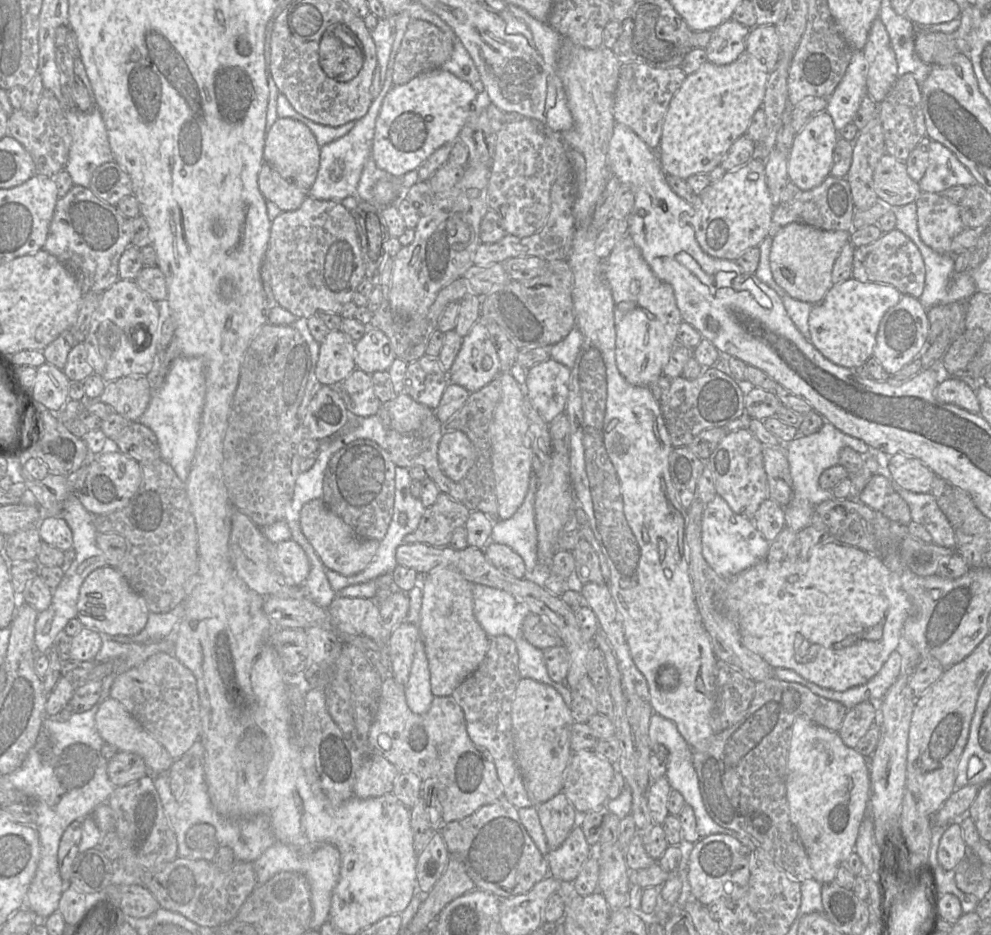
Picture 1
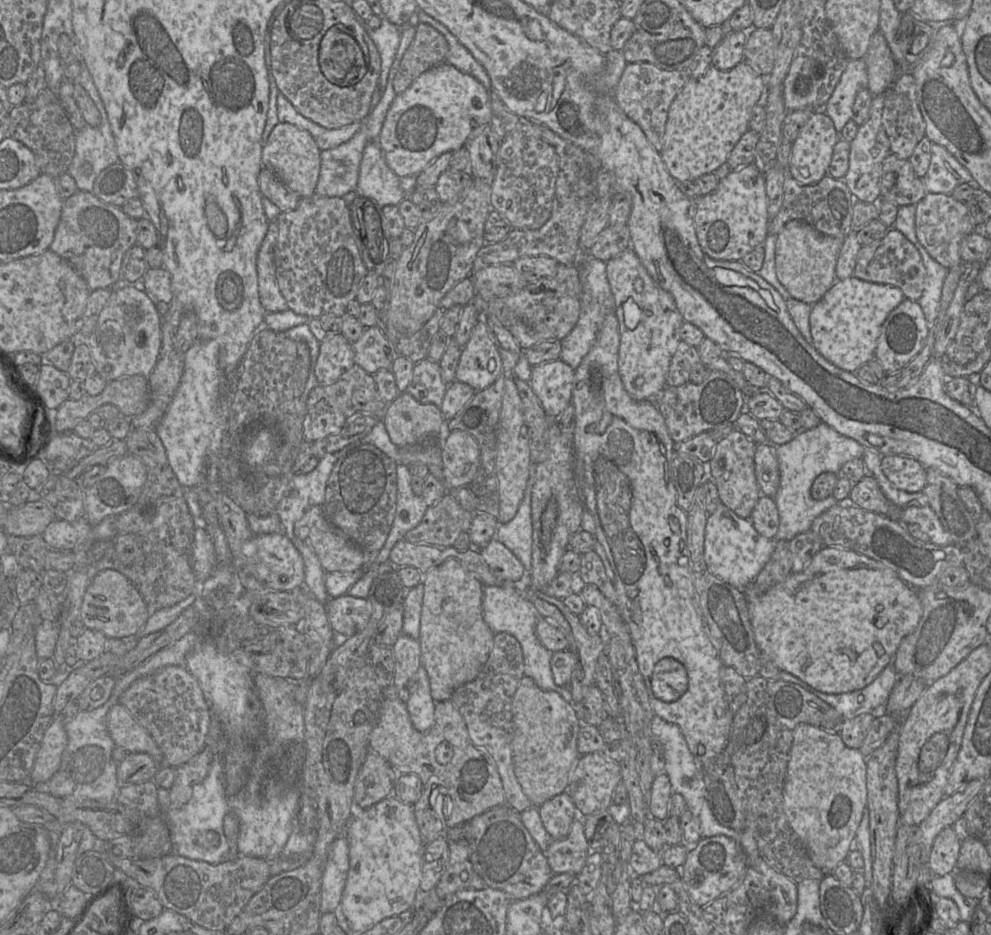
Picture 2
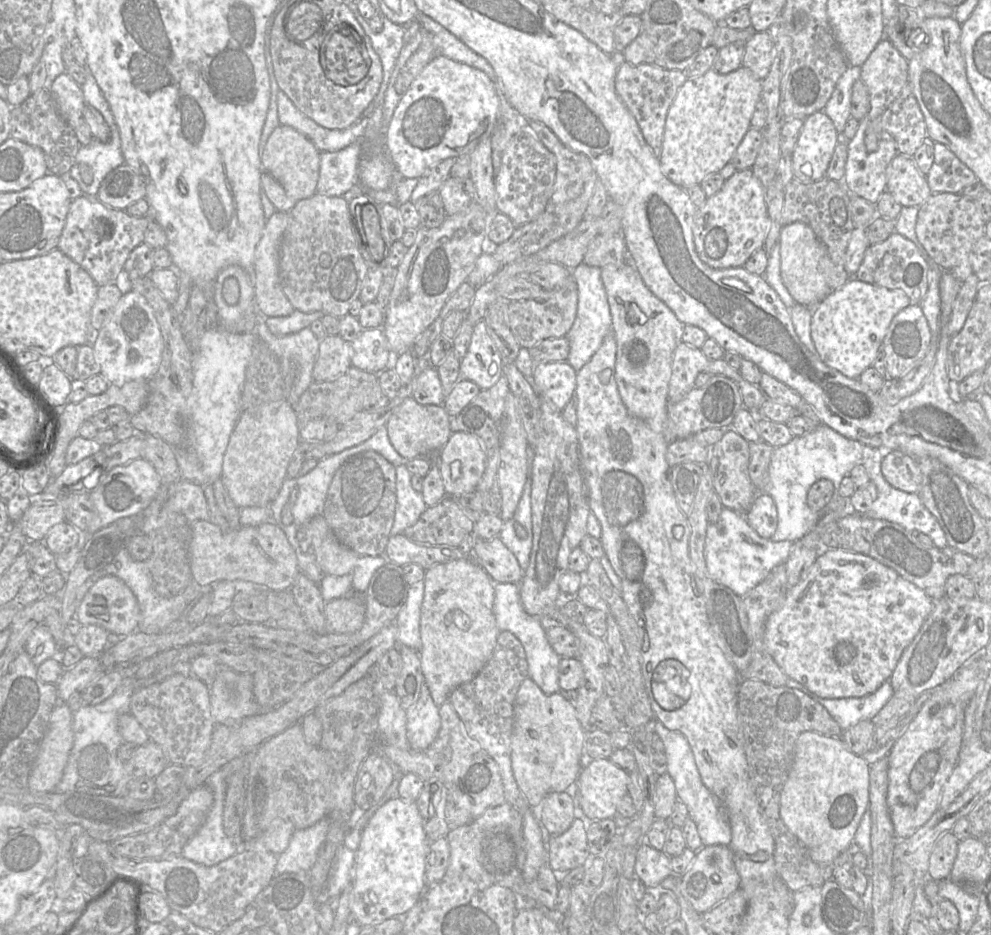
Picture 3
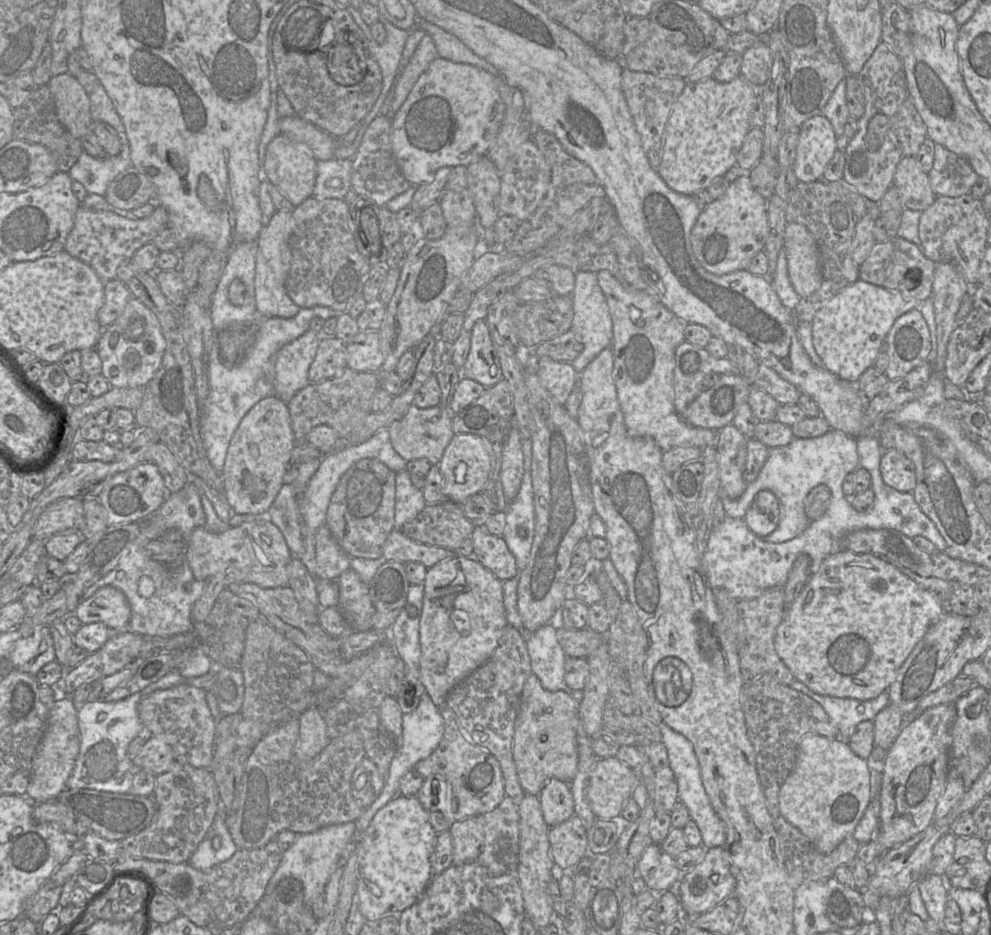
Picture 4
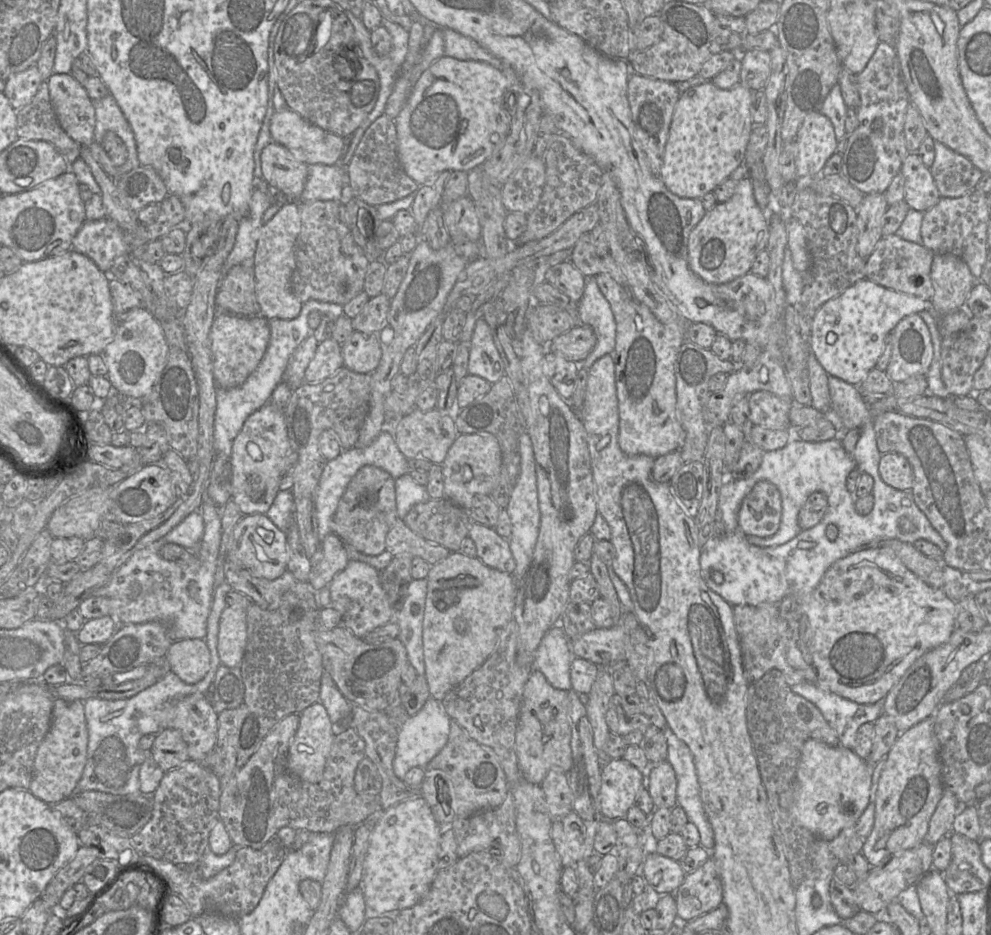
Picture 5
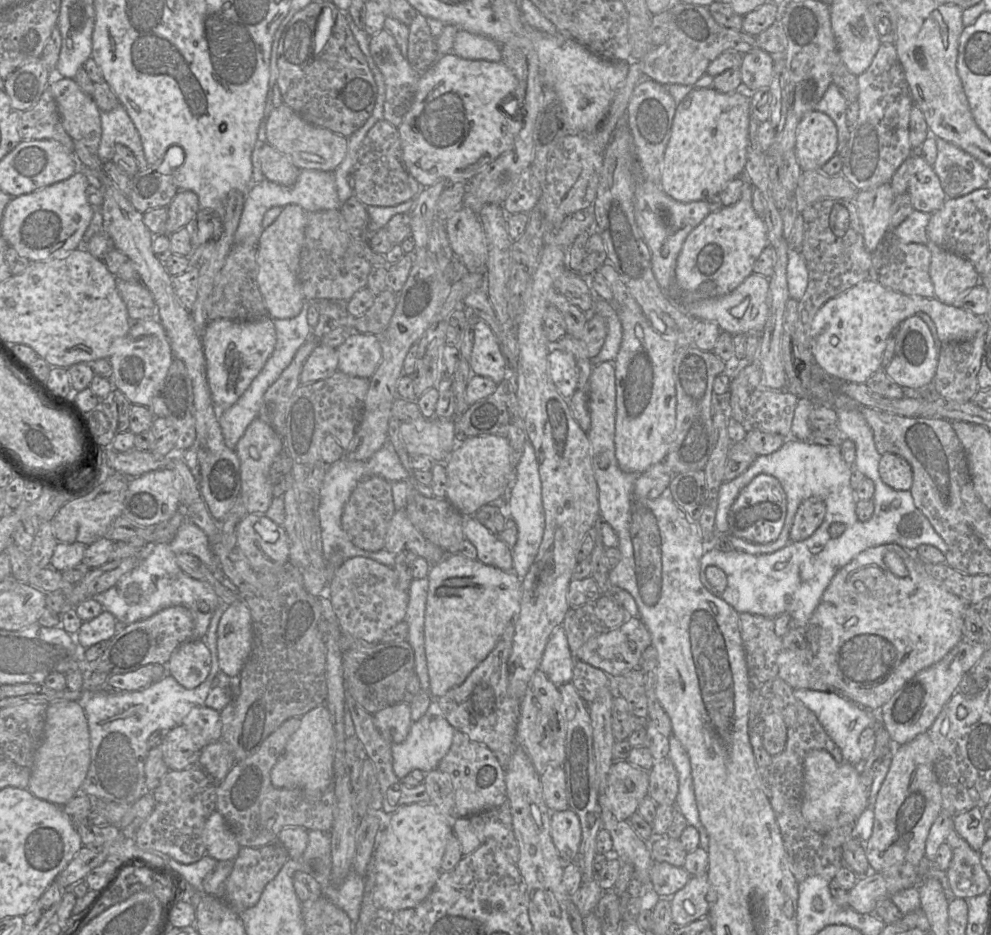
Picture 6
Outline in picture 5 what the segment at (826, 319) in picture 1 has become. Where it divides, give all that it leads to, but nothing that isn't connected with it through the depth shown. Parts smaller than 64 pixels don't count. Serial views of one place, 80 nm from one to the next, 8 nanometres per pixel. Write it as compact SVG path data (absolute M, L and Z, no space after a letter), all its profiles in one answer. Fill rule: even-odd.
M867 278L858 280L816 312L810 338L811 351L829 375L859 386L876 367L886 336L904 317L924 310L935 314L931 300L891 290ZM828 333L835 334L834 344L827 343Z

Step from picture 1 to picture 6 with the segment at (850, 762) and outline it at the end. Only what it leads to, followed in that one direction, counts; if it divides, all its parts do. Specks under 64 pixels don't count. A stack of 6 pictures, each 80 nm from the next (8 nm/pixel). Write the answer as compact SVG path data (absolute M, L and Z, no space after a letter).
M814 749L804 759L804 783L801 813L811 828L827 832L840 814L858 818L868 806L869 789L861 780L858 768L848 762L838 763L826 750Z

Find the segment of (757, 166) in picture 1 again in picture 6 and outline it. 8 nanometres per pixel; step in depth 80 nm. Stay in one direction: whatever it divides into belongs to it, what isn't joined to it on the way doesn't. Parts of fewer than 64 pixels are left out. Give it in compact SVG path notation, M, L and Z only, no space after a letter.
M750 181L744 182L741 197L735 204L724 206L716 212L710 212L687 236L677 258L674 287L670 293L667 293L681 307L699 300L729 294L753 273L755 261L764 248L770 245L766 224L763 218L755 212L752 205L754 188Z

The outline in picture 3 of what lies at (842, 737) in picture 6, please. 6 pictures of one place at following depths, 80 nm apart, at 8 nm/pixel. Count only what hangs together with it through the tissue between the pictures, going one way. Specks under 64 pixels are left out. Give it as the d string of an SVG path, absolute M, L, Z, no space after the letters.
M788 678L785 685L801 690L823 705L842 731L855 726L862 720L872 720L894 694L889 680L885 681L875 692L864 697L834 699L821 698L792 678Z

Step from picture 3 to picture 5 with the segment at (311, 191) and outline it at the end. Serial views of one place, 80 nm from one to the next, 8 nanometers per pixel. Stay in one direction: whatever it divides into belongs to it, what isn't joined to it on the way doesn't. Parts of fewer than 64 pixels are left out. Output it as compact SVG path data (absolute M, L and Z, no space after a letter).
M271 142L261 153L264 180L288 201L298 202L308 177L308 165L298 161L284 146Z

